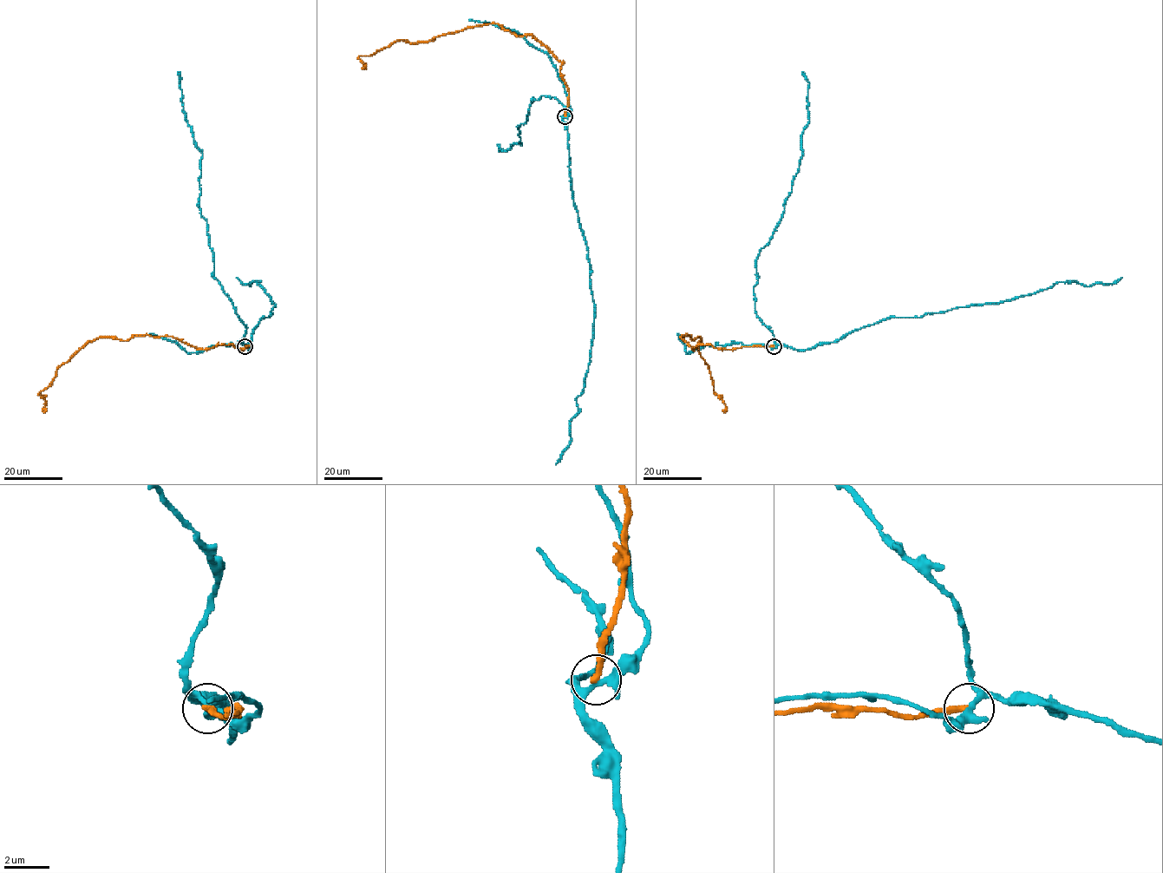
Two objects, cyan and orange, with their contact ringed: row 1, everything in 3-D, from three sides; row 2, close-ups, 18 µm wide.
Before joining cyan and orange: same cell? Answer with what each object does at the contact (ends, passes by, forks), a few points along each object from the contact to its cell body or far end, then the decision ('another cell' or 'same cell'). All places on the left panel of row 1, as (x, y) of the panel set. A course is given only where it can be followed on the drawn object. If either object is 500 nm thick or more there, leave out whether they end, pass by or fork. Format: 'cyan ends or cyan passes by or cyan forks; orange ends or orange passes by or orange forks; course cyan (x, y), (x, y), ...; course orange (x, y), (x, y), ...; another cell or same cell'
cyan forks; orange ends; course cyan (245, 346), (249, 349), (252, 331), (264, 317), (270, 317), (275, 305), (258, 281), (251, 285), (236, 278); course orange (245, 346), (196, 348), (172, 337), (97, 338), (62, 364), (39, 393), (44, 410); another cell

